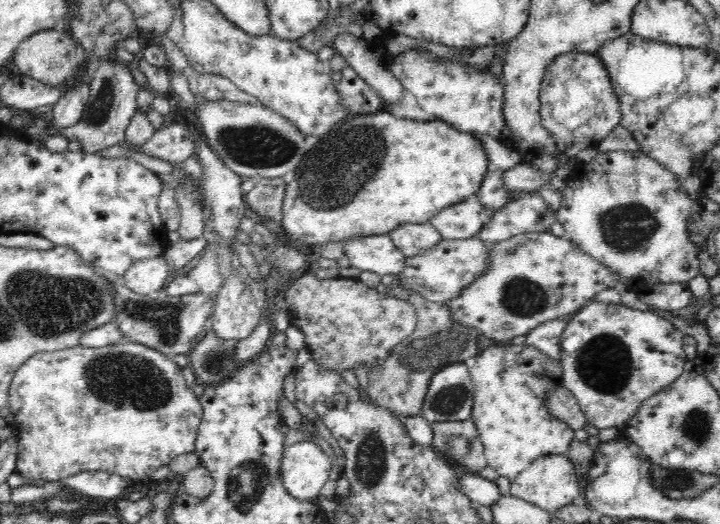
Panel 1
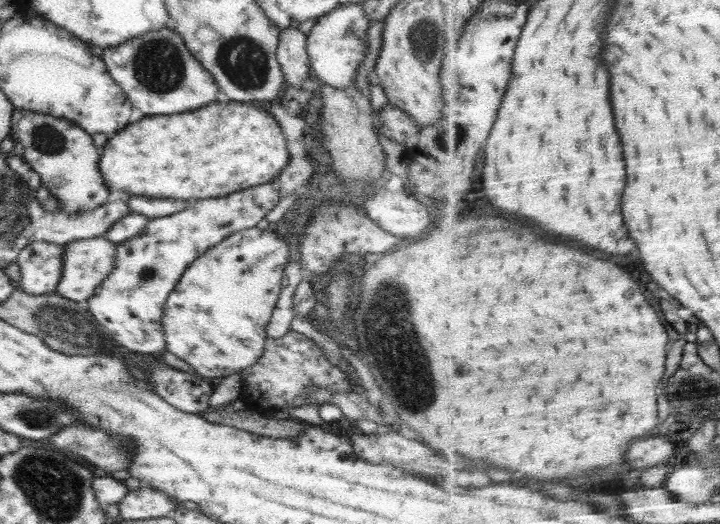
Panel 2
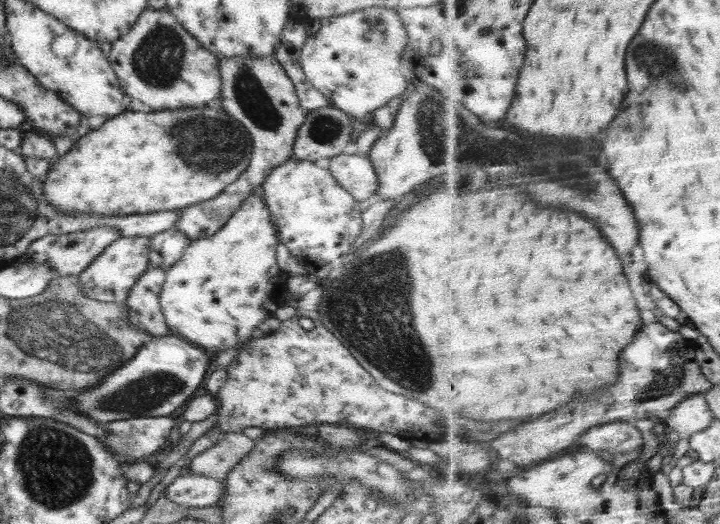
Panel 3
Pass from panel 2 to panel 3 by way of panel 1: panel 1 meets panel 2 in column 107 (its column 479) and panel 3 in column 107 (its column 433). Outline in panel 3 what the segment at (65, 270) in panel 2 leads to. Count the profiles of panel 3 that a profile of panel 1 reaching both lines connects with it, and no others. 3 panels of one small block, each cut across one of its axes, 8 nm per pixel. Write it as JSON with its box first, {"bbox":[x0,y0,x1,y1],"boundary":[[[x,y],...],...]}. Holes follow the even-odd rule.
{"bbox":[78,237,151,303],"boundary":[[[120,237],[112,242],[98,258],[94,258],[78,275],[78,285],[86,296],[102,302],[124,303],[130,290],[136,284],[136,278],[151,266],[148,258],[150,237]]]}

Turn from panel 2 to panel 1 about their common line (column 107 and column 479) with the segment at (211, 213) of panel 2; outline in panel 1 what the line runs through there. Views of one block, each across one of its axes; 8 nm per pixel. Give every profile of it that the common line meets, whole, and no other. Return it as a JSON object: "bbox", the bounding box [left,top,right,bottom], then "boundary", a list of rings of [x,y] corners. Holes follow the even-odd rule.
{"bbox":[446,231,618,343],"boundary":[[[550,231],[528,232],[502,242],[494,242],[488,263],[490,268],[470,286],[466,286],[460,296],[448,300],[446,305],[452,311],[452,321],[476,329],[480,334],[498,342],[510,343],[515,336],[526,336],[530,330],[544,322],[567,317],[584,306],[590,298],[595,298],[598,292],[608,290],[618,281],[618,273],[594,260],[571,240],[555,236]]]}

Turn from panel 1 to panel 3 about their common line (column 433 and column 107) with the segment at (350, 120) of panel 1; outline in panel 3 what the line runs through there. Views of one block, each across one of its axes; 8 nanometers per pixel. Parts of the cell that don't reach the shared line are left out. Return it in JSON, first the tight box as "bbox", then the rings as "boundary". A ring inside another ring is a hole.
{"bbox":[42,108,253,216],"boundary":[[[188,108],[180,110],[180,118],[178,118],[178,110],[160,110],[160,112],[124,112],[124,114],[117,114],[115,117],[110,117],[108,122],[105,122],[98,129],[92,130],[89,134],[81,135],[76,140],[73,146],[60,155],[60,157],[51,164],[48,170],[48,175],[42,181],[42,190],[44,190],[44,200],[54,206],[58,212],[64,214],[100,214],[104,216],[130,216],[130,214],[148,214],[151,212],[165,211],[165,210],[179,210],[186,206],[196,205],[199,202],[207,201],[210,198],[218,196],[222,193],[224,187],[232,184],[242,172],[248,169],[251,154],[253,151],[253,143],[251,136],[244,128],[241,122],[233,120],[222,109],[216,108]]]}

